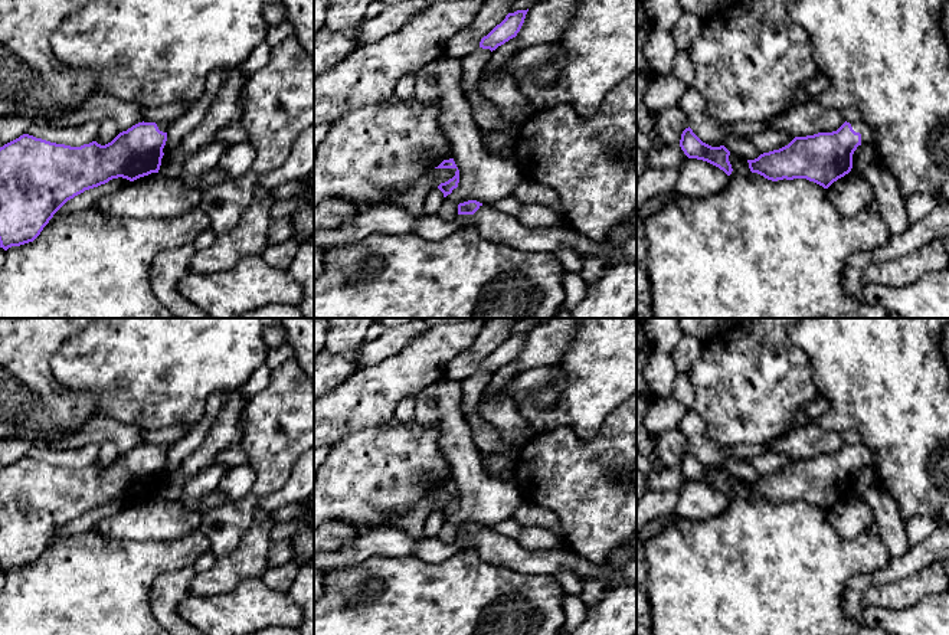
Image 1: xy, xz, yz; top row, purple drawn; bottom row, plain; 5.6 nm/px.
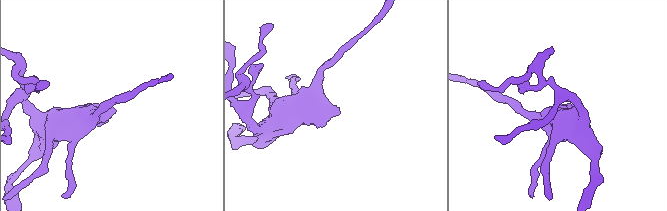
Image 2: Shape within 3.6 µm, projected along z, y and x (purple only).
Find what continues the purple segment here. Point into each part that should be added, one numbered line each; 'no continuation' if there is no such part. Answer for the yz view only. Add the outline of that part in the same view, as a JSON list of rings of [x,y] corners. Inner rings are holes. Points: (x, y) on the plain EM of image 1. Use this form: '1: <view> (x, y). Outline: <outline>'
1: yz (867, 455). Outline: [[[854,443],[850,445],[853,452],[855,455],[861,456],[861,467],[864,468],[876,468],[876,454],[871,448],[868,448],[865,443]]]

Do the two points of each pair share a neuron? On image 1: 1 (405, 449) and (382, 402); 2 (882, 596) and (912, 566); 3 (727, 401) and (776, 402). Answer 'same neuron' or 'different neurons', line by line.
1: different neurons
2: different neurons
3: same neuron

